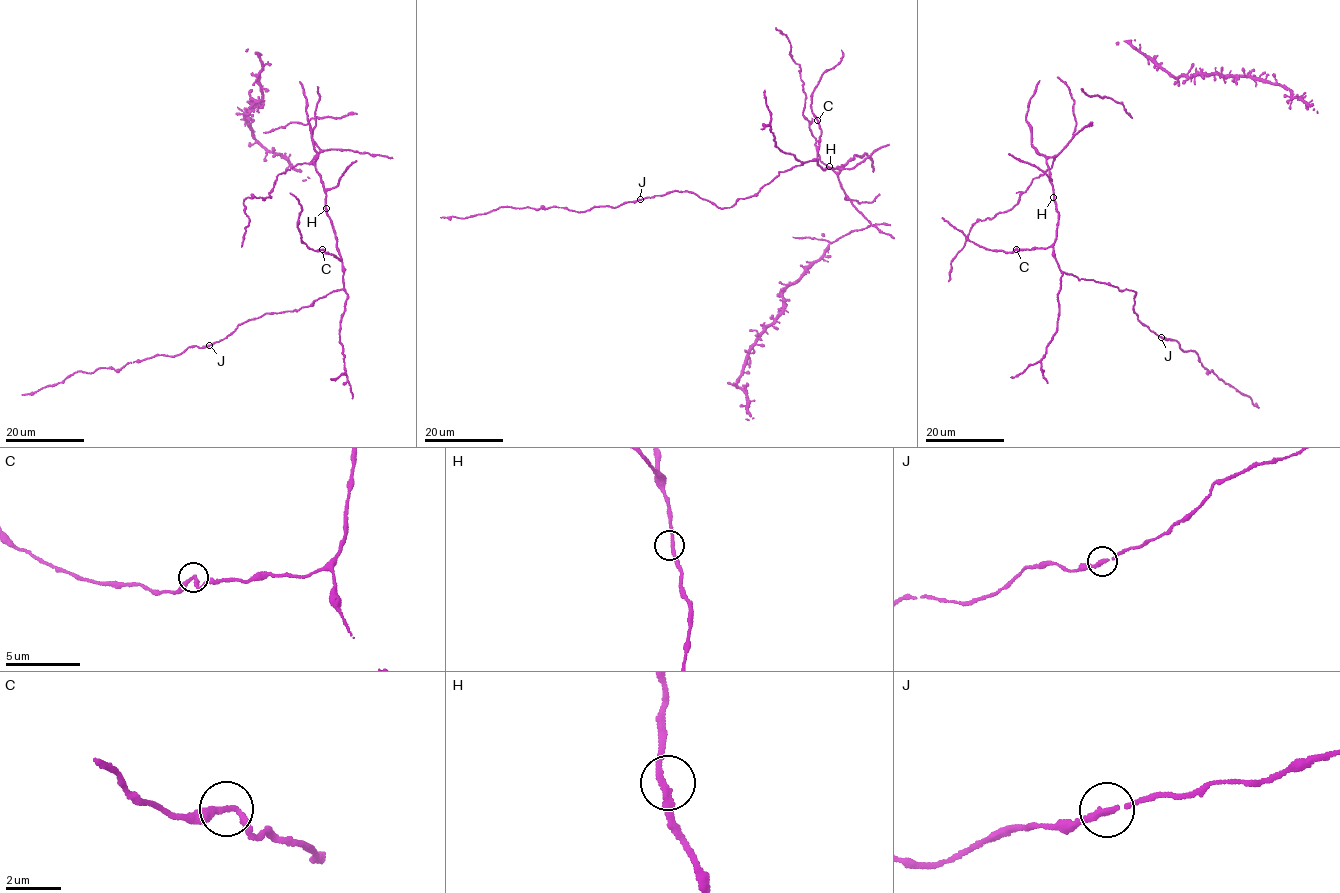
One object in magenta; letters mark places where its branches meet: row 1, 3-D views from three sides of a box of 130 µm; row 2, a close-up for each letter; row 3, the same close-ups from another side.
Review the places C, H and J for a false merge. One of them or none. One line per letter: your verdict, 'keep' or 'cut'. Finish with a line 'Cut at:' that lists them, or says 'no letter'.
C: keep
H: keep
J: keep
Cut at: no letter

